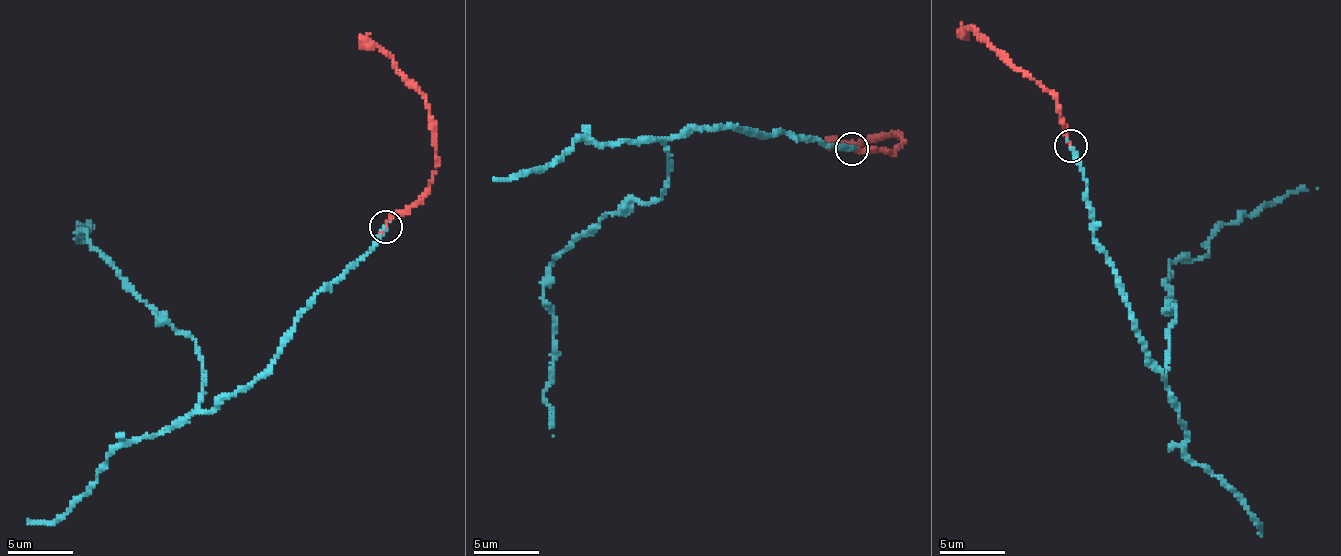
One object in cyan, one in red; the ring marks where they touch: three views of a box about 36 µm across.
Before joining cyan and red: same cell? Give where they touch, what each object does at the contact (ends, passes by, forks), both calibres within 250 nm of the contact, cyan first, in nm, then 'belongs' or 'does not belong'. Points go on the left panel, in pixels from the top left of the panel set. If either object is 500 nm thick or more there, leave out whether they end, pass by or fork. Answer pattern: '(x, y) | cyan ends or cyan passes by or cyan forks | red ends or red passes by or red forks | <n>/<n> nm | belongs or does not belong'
(386, 227) | cyan ends | red ends | 170/160 nm | belongs

